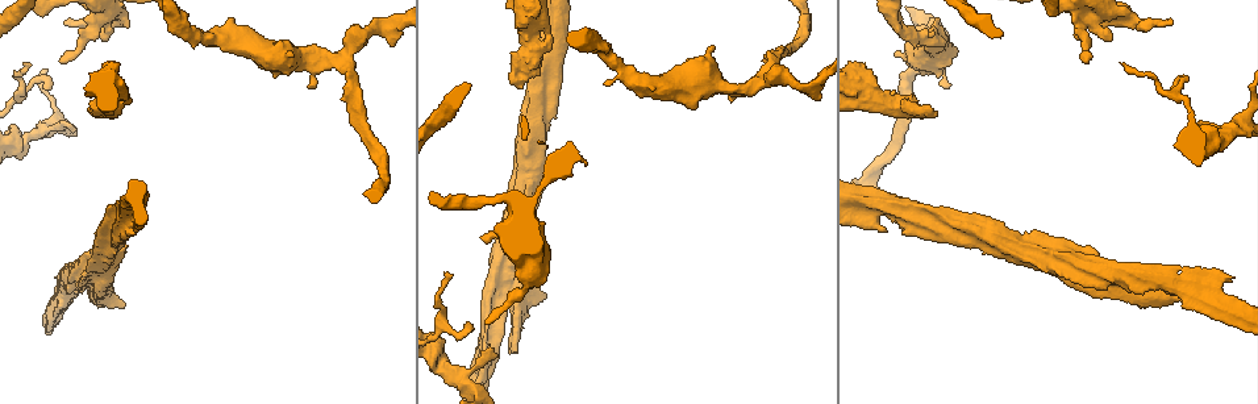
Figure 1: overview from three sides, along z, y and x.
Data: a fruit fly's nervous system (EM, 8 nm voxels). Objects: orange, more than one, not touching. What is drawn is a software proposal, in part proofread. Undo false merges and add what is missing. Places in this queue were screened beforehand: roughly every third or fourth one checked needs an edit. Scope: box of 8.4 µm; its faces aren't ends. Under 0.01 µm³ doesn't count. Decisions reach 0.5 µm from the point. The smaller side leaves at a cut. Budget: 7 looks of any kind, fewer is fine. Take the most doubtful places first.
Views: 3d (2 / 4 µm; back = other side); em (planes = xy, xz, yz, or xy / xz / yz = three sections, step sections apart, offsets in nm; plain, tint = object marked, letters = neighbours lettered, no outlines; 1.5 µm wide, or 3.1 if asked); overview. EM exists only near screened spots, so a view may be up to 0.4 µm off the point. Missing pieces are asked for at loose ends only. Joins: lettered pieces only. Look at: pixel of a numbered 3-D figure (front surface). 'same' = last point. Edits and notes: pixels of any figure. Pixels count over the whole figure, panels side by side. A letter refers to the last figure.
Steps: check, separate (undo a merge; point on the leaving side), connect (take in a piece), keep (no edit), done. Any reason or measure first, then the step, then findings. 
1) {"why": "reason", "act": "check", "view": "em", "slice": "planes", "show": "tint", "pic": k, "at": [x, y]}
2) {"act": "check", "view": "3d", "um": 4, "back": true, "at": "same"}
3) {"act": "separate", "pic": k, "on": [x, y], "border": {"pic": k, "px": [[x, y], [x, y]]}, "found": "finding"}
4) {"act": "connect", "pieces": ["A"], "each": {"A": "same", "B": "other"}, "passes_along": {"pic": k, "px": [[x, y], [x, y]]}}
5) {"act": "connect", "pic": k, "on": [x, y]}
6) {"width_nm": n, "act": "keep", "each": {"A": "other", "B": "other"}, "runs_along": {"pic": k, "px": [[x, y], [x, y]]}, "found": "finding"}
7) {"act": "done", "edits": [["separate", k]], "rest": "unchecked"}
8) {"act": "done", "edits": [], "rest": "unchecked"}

{"why": "stops while still wide", "act": "check", "view": "em", "um": 3.1, "slice": "xz", "step": 8, "show": "letters", "pic": 1, "at": [477, 381]}

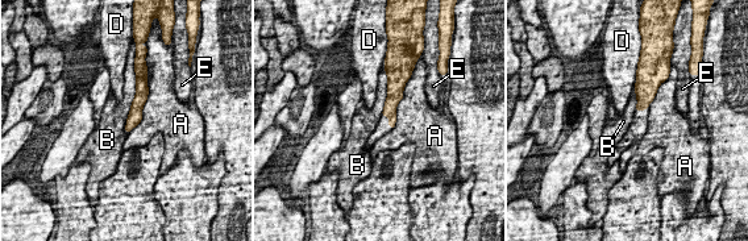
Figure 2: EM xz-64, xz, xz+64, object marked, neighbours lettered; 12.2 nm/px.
{"why": "another direction", "act": "check", "view": "em", "um": 3.1, "slice": "planes", "show": "letters", "at": "same"}

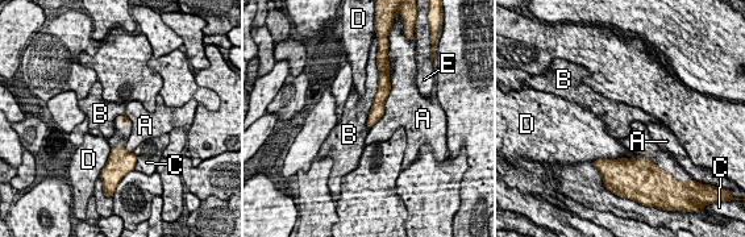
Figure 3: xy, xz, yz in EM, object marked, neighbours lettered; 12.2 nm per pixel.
{"longest_contact_nm": ["B", 650], "act": "keep", "each": {"A": "other", "B": "other", "C": "other", "D": "other", "E": "other"}, "found": "no lettered piece goes on from it"}

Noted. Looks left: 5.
{"why": "an open end", "act": "check", "view": "em", "slice": "planes", "show": "letters", "pic": 1, "at": [1089, 62]}

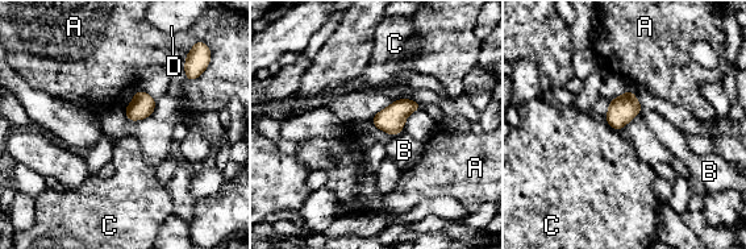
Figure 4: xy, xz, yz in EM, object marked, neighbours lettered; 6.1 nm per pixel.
{"longest_contact_nm": ["A", 150], "act": "keep", "each": {"A": "other", "B": "other", "C": "other", "D": "other"}, "border": {"pic": 4, "px": [[604, 120], [617, 131]]}, "found": "none of them fits"}

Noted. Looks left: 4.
{"why": "calibre changes", "act": "check", "view": "em", "slice": "planes", "show": "letters", "pic": 1, "at": [760, 81]}

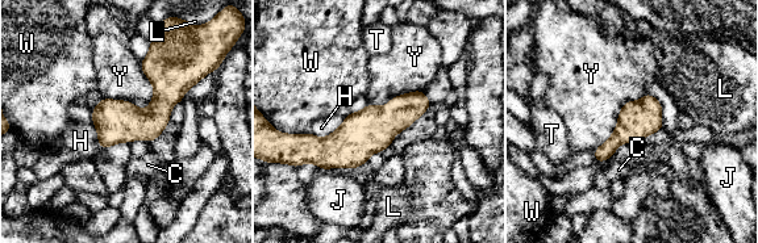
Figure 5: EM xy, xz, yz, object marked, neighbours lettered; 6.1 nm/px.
{"width_nm": 220, "act": "keep", "each": {"C": "other", "H": "other", "J": "other", "L": "other", "T": "other", "W": "other", "Y": "other"}, "border": {"pic": 5, "px": [[154, 88], [144, 109], [103, 99]]}, "found": "all the same neuron"}

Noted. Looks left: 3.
{"act": "done", "edits": [], "rest": "unchecked"}

